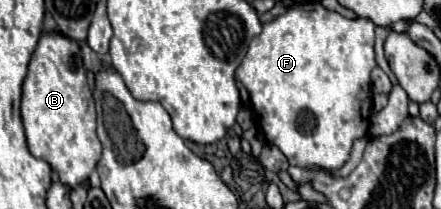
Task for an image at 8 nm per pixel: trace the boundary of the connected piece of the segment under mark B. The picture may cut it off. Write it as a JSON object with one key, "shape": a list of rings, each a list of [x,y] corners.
{"shape":[[[44,32],[40,36],[40,42],[32,54],[28,74],[22,86],[22,120],[24,120],[30,154],[36,158],[44,158],[52,166],[52,170],[58,172],[60,182],[64,186],[74,190],[90,178],[90,174],[96,170],[96,164],[102,156],[102,144],[96,136],[94,100],[86,84],[86,70],[82,66],[80,46],[76,40],[70,40],[60,32],[50,32],[50,34]]]}

